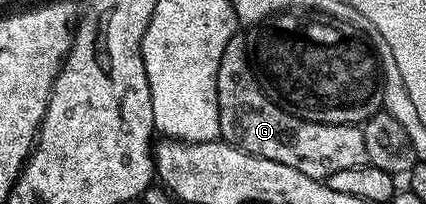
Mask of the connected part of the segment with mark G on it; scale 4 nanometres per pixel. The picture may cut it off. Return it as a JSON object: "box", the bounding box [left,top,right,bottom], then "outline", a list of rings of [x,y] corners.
{"box":[217,34,367,181],"outline":[[[236,34],[231,41],[225,46],[225,54],[221,54],[221,66],[217,66],[217,106],[219,107],[219,135],[226,143],[231,144],[234,148],[240,148],[243,152],[248,152],[261,158],[269,158],[273,162],[281,162],[281,166],[293,166],[293,170],[301,170],[301,174],[309,174],[309,178],[314,180],[326,181],[328,176],[337,174],[337,170],[353,170],[353,166],[361,166],[367,163],[367,151],[365,150],[365,138],[363,129],[358,124],[322,124],[312,120],[302,120],[294,111],[288,110],[282,103],[276,102],[265,91],[259,82],[258,76],[251,63],[249,55],[249,44],[246,39],[242,40],[242,35]]]}

